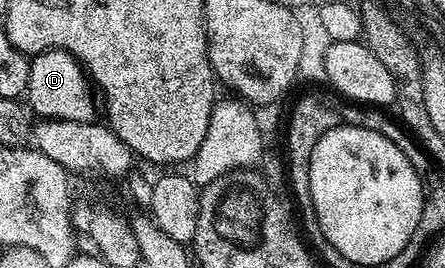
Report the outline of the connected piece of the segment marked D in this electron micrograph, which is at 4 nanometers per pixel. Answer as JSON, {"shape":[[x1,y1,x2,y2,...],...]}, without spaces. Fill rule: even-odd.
{"shape":[[43,50,30,59,25,102,30,113,43,120,90,122,96,117,97,98,87,71,64,50]]}

